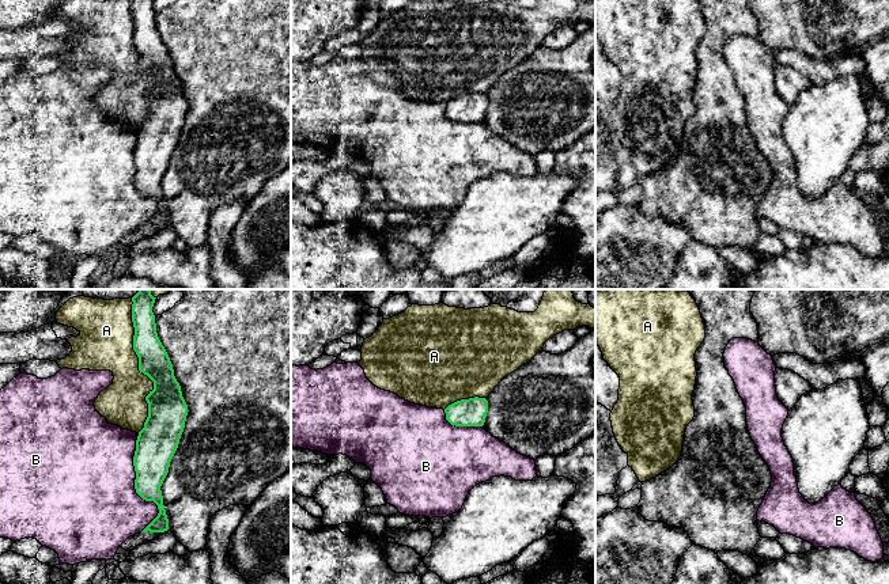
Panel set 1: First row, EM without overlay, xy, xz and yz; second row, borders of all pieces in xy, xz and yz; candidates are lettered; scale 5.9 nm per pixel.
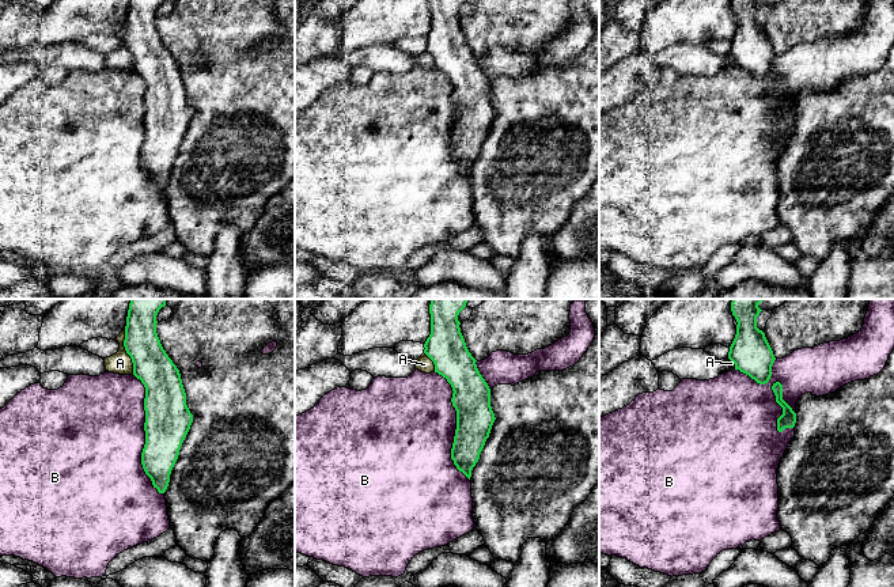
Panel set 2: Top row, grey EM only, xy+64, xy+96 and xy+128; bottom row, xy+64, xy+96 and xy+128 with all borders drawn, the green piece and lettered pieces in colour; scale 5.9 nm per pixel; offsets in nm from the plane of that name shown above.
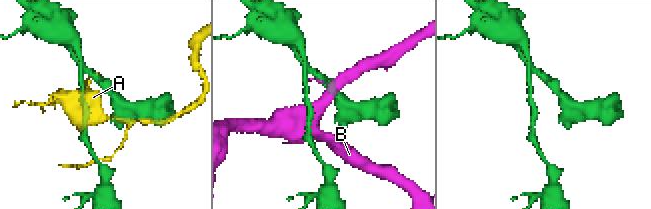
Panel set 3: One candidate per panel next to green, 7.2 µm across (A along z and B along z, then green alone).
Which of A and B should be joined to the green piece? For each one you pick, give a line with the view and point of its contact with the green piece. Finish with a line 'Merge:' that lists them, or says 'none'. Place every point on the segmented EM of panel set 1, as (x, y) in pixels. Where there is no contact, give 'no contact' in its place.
Merge: none

